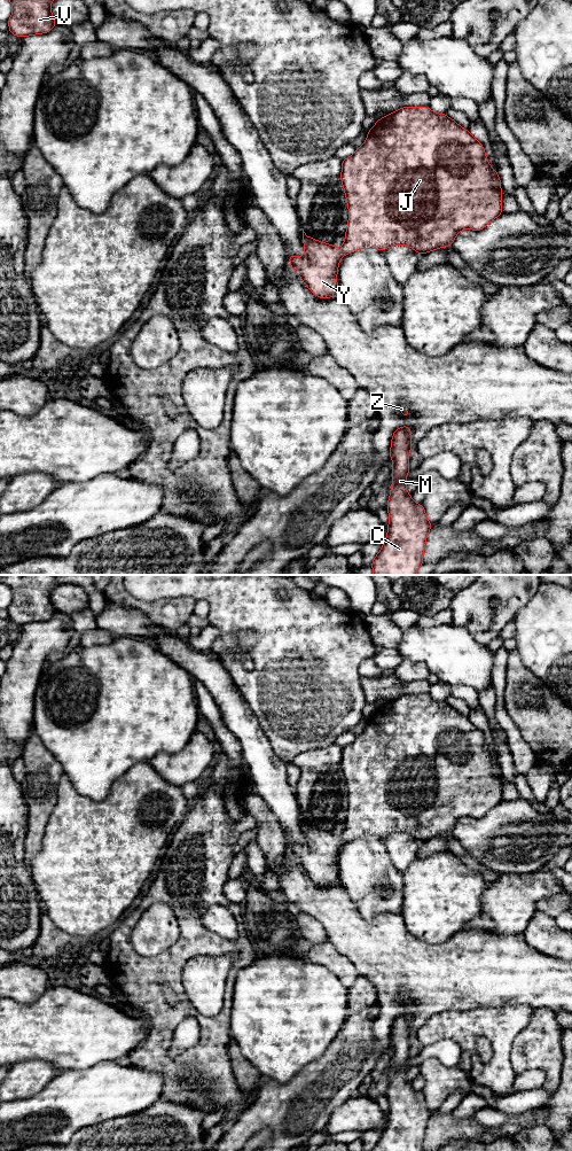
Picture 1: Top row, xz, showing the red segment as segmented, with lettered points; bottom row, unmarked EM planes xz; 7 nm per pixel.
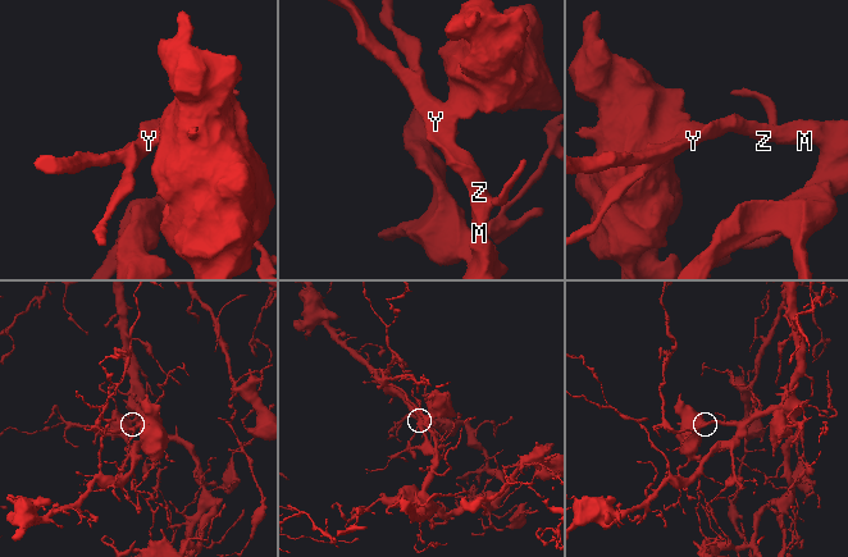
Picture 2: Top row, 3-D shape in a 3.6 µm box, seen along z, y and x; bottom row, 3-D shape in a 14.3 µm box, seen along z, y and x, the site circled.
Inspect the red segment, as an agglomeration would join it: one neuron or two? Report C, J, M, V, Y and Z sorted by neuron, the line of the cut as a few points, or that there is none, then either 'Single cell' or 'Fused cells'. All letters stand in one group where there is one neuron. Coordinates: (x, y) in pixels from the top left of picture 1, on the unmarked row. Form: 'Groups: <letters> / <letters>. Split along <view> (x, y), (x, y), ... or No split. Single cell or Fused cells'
Groups: C J M V Y Z. No split. Single cell

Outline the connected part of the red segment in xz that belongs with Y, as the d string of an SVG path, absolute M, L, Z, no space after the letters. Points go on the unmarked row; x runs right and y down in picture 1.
M403 694L379 706L368 718L365 731L358 734L352 744L342 748L339 767L348 793L344 832L339 837L335 835L307 824L303 817L305 842L298 846L287 840L291 855L321 887L340 886L337 858L344 842L366 835L384 839L400 832L423 842L442 834L452 834L460 818L480 818L503 800L500 764L488 751L483 732L446 701L436 701L429 694Z

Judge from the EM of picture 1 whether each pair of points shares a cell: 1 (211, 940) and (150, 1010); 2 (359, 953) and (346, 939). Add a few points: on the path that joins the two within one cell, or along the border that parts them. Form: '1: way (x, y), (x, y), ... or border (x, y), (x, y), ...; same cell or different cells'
1: way (189, 945), (150, 984), (150, 988); same cell
2: way (357, 949), (350, 942); same cell

